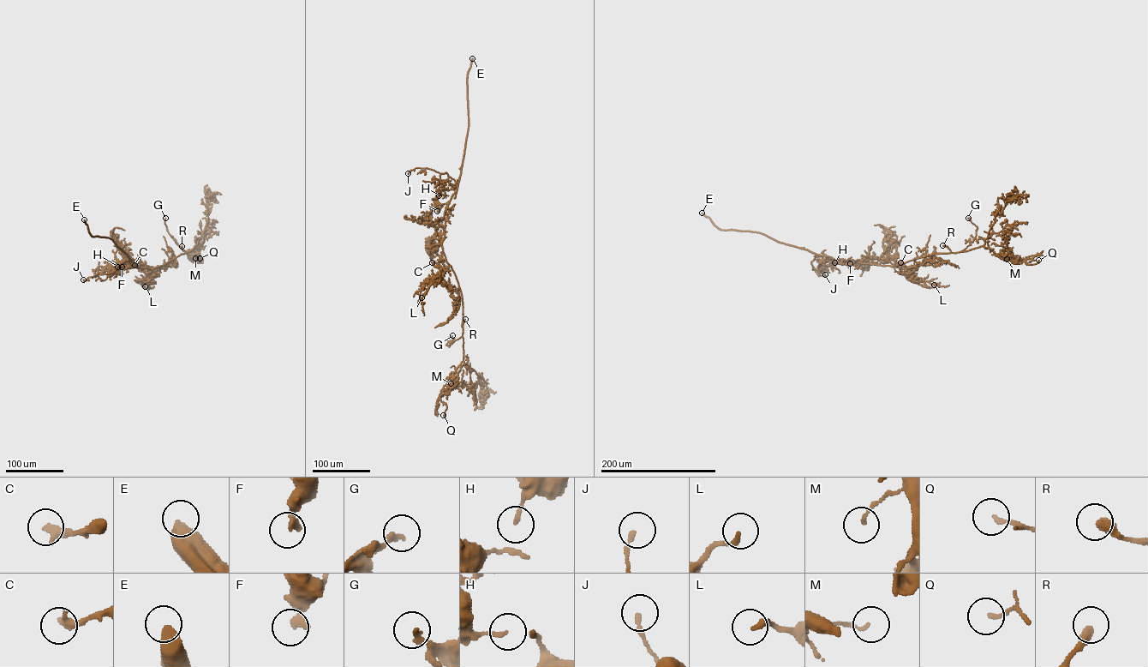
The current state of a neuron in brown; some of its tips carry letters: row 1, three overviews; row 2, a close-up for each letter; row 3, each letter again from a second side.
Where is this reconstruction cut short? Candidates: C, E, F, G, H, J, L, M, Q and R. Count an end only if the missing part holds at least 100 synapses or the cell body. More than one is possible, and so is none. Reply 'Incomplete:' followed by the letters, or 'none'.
Incomplete: E

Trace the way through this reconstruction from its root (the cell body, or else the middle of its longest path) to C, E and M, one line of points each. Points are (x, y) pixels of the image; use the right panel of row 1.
C: (887, 266), (899, 267), (902, 272), (900, 262)
E: (887, 266), (840, 263), (759, 232), (720, 230), (702, 213)
M: (887, 266), (894, 267), (929, 255), (966, 251), (982, 246), (1007, 259)

